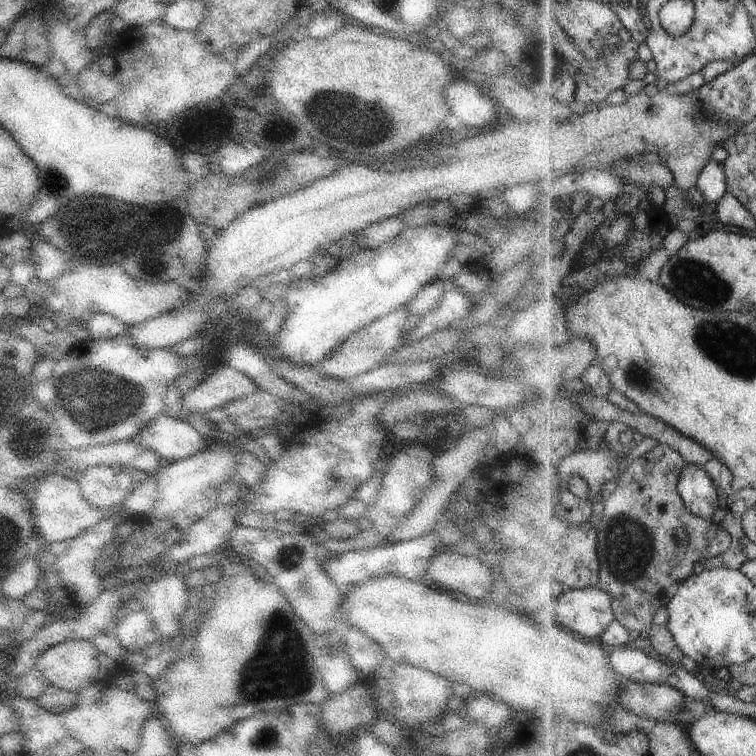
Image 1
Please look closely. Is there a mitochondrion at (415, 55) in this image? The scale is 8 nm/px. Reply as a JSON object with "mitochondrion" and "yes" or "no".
{"mitochondrion":"no"}

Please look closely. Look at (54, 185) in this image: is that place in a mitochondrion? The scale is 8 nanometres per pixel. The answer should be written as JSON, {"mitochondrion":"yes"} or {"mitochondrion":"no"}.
{"mitochondrion":"yes"}

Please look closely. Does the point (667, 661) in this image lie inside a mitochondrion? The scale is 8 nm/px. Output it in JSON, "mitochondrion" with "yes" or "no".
{"mitochondrion":"no"}

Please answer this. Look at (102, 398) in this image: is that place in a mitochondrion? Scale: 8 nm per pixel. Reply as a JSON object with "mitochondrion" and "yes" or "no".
{"mitochondrion":"yes"}

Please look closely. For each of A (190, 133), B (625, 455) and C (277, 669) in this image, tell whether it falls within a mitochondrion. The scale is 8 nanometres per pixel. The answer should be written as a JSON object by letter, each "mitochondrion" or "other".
{"A":"other","B":"other","C":"mitochondrion"}

